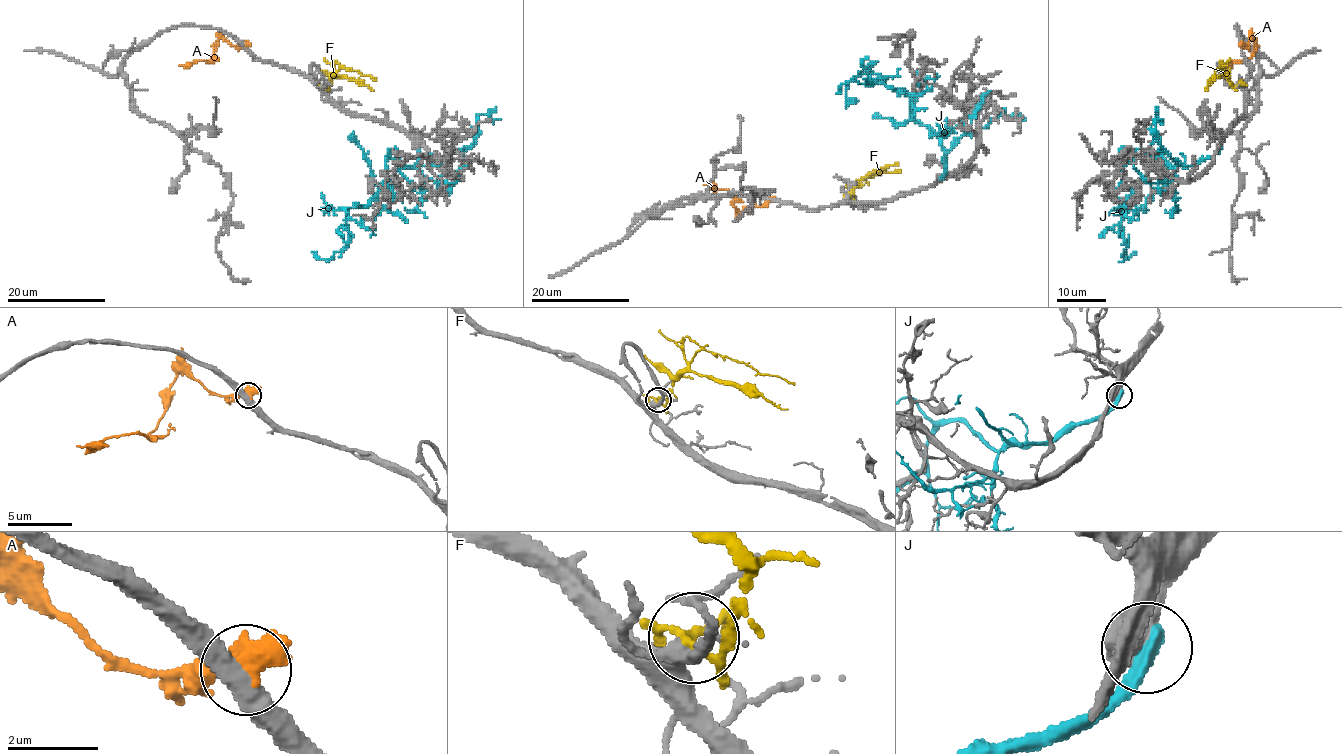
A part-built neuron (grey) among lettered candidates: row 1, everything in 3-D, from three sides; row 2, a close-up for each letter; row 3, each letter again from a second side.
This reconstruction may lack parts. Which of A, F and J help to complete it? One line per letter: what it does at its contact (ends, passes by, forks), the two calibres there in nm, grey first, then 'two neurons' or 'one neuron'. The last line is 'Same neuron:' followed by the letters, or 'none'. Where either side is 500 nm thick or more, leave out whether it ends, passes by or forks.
A: 420/550 nm | two neurons
F: it passes by | 320/190 nm | two neurons
J: 800/400 nm | two neurons
Same neuron: none

